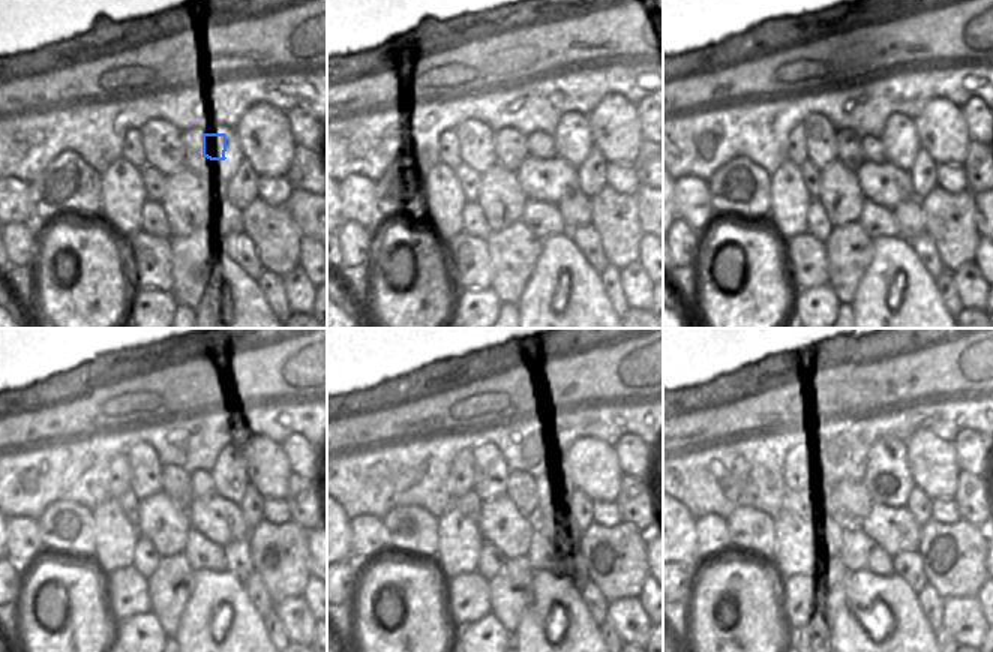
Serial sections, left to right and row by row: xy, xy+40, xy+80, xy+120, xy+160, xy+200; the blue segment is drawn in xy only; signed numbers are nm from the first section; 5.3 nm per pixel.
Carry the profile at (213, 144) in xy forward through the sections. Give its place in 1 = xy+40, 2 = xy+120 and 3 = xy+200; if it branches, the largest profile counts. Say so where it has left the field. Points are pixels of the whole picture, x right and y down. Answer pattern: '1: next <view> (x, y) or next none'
1: next xy+40 (540, 146)
2: next xy+120 (201, 483)
3: next xy+200 (857, 501)

